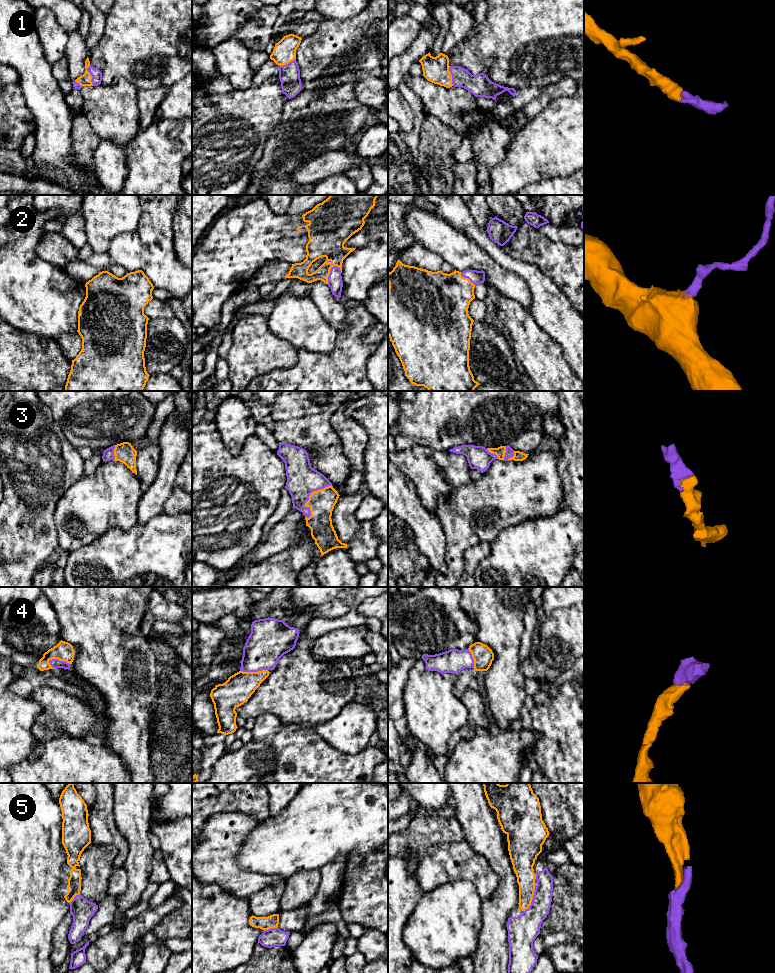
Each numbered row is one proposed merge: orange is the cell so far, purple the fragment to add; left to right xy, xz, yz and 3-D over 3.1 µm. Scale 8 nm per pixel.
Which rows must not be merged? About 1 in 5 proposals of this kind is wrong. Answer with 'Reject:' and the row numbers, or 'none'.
Reject: none

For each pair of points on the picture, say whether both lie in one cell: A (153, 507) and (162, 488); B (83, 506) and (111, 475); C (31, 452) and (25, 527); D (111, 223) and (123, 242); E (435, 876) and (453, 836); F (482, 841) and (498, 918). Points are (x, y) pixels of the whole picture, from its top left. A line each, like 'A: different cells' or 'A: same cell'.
A: same cell
B: same cell
C: same cell
D: different cells
E: different cells
F: same cell

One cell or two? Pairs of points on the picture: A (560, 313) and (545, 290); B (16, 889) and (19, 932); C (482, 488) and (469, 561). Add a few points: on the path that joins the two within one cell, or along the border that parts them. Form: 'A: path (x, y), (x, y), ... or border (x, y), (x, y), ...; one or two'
A: path (554, 307), (545, 296); one
B: path (16, 900), (16, 921); one
C: border (490, 544), (469, 547), (463, 568); two

